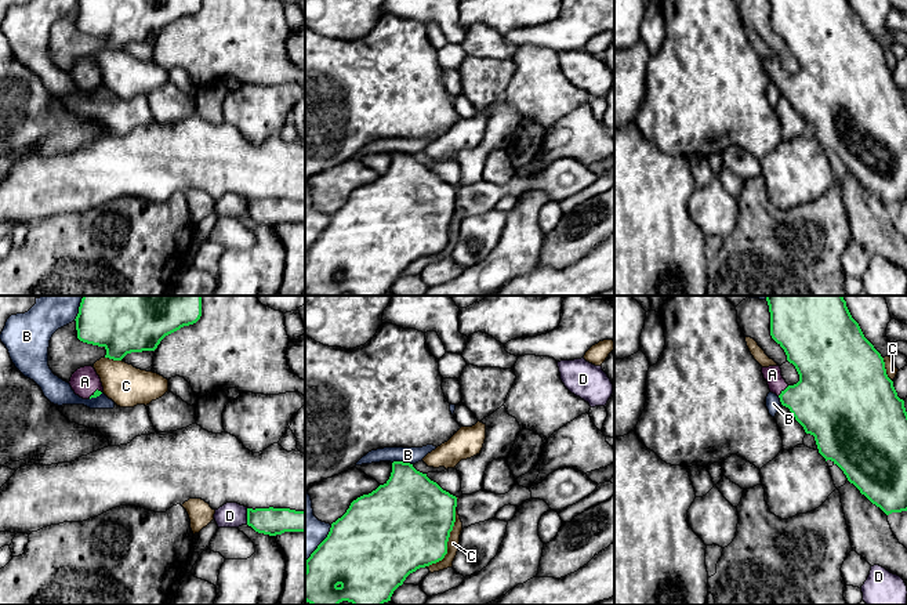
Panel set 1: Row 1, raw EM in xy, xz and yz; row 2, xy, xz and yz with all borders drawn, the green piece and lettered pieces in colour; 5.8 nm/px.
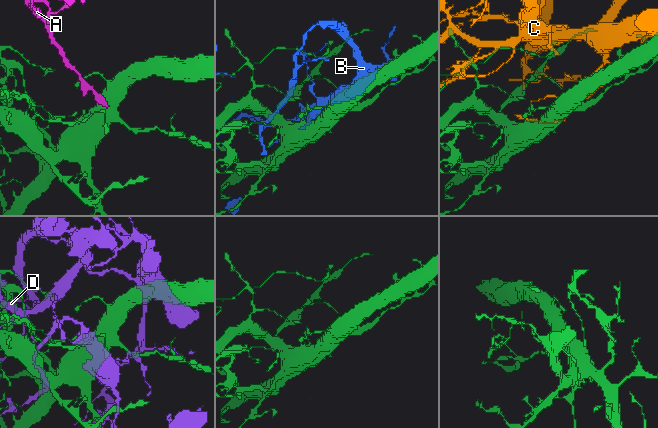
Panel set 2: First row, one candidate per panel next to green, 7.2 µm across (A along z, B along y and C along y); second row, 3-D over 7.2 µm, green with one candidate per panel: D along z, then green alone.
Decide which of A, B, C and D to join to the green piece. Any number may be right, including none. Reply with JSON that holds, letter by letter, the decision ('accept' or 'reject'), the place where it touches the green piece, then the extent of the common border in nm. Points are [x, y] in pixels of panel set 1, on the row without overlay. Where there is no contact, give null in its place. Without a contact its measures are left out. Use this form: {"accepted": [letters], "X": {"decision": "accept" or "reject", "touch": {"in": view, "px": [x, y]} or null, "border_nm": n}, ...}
{"accepted": ["A"], "A": {"decision": "accept", "touch": {"in": "yz", "px": [784, 80]}, "border_nm": 90}, "B": {"decision": "reject", "touch": {"in": "xz", "px": [402, 152]}, "border_nm": 120}, "C": {"decision": "reject", "touch": {"in": "xz", "px": [446, 234]}, "border_nm": 400}, "D": {"decision": "reject", "touch": {"in": "xy", "px": [247, 206]}, "border_nm": 90}}

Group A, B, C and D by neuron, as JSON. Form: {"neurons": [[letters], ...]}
{"neurons": [["A"], ["B"], ["C"], ["D"]]}

